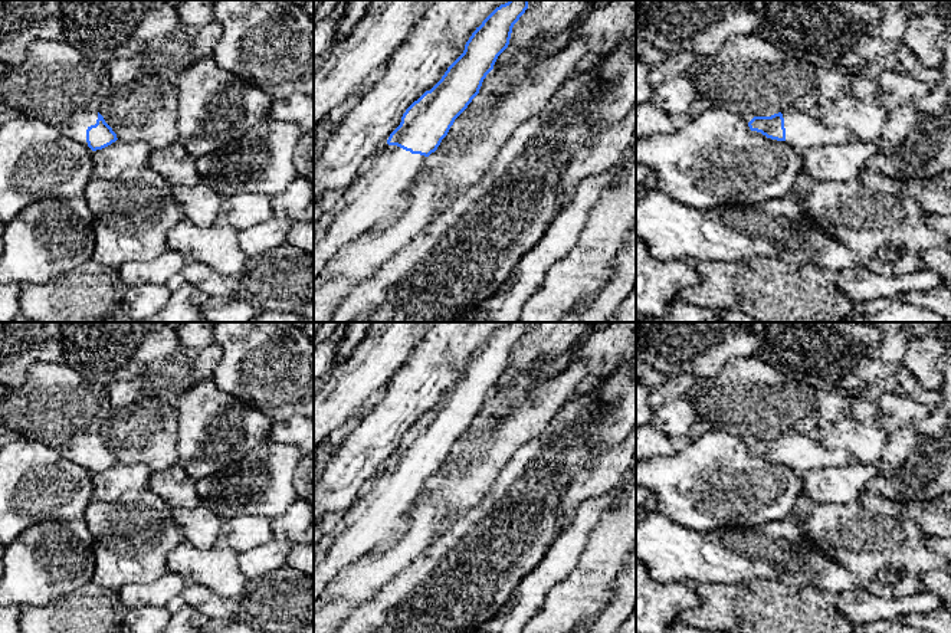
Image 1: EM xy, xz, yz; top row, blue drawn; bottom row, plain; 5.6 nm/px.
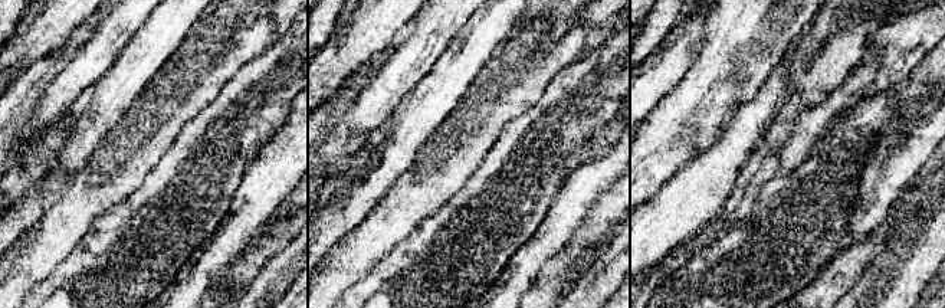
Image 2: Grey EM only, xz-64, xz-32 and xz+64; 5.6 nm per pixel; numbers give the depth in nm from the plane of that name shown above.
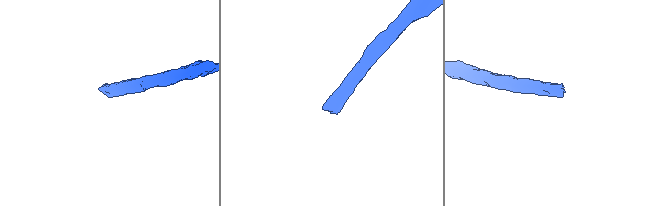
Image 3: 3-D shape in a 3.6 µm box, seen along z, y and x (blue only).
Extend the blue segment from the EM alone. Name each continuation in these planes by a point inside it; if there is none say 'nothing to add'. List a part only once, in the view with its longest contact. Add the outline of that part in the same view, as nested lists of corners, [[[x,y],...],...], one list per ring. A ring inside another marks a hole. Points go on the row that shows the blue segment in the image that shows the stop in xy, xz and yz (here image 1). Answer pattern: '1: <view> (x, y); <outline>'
1: xy (75, 127); [[[82,109],[76,114],[73,114],[70,118],[62,122],[60,132],[65,137],[69,137],[85,147],[88,147],[86,142],[86,129],[91,125],[95,125],[98,119],[98,111],[94,109]]]

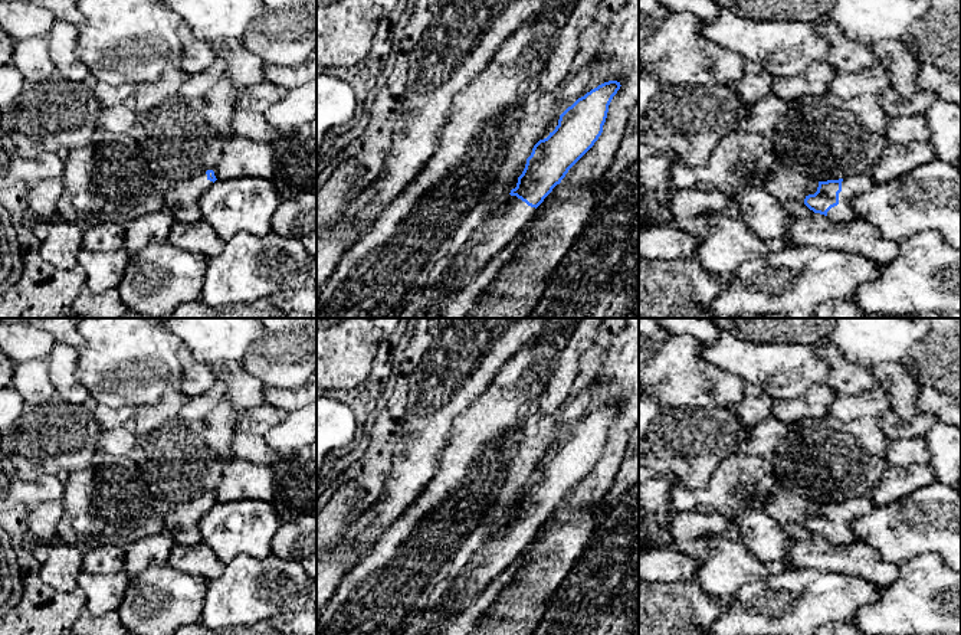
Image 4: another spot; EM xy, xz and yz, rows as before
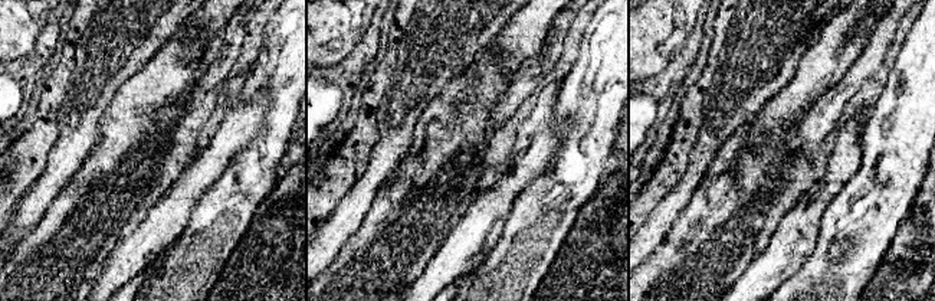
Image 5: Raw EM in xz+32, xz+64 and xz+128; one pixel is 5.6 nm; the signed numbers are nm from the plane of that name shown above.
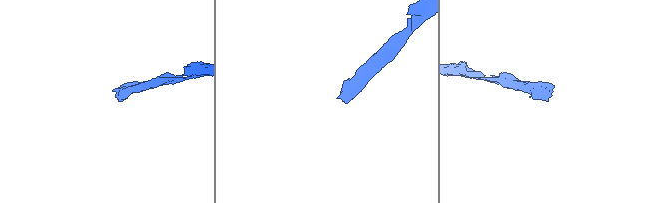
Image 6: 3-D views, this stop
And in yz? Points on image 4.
1: yz (855, 185); [[[857,173],[844,177],[842,192],[839,193],[839,204],[827,212],[827,217],[836,222],[850,222],[859,219],[852,207],[852,200],[869,192],[878,183],[867,173]]]

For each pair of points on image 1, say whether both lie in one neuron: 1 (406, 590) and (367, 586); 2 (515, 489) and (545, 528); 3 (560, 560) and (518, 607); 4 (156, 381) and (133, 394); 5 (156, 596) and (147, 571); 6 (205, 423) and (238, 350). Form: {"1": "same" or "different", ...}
{"1": "different", "2": "same", "3": "same", "4": "different", "5": "different", "6": "different"}

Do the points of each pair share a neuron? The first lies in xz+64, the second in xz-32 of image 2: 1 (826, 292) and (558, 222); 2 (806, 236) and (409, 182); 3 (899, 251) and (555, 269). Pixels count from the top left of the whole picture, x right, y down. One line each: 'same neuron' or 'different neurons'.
1: same neuron
2: different neurons
3: same neuron

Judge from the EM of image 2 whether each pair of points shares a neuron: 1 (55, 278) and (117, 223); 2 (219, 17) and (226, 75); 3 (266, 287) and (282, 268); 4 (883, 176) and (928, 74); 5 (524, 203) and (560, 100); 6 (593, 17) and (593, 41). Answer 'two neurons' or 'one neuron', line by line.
1: one neuron
2: one neuron
3: one neuron
4: one neuron
5: one neuron
6: one neuron

